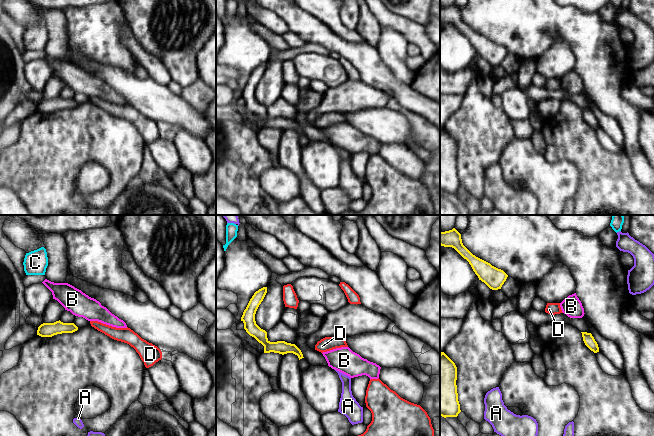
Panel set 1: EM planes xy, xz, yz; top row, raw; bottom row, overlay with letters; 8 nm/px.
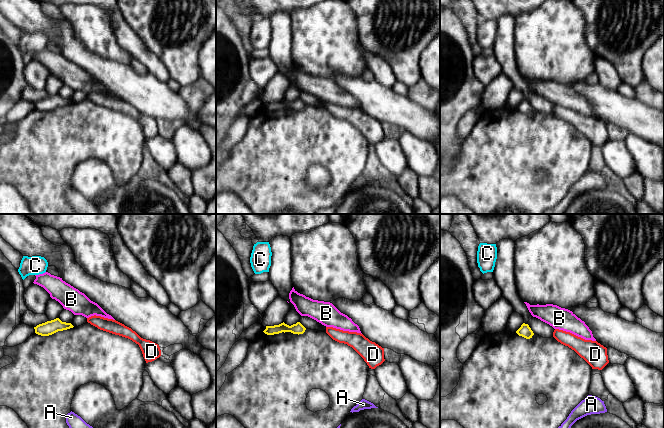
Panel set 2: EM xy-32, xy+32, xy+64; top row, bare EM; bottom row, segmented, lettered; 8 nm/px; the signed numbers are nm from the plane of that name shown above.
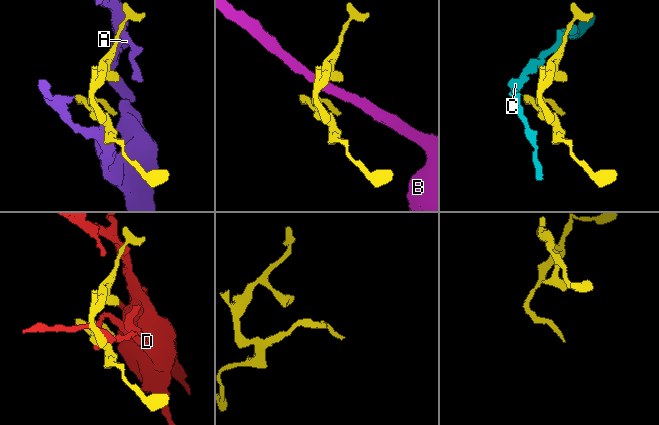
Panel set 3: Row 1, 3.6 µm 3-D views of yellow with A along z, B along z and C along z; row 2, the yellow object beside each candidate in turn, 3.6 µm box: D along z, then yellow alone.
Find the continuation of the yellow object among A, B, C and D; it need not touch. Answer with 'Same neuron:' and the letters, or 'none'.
Same neuron: none

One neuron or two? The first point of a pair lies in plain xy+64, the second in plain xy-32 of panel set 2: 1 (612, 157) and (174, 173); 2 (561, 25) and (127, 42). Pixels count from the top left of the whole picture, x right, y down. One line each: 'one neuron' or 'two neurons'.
1: two neurons
2: two neurons

